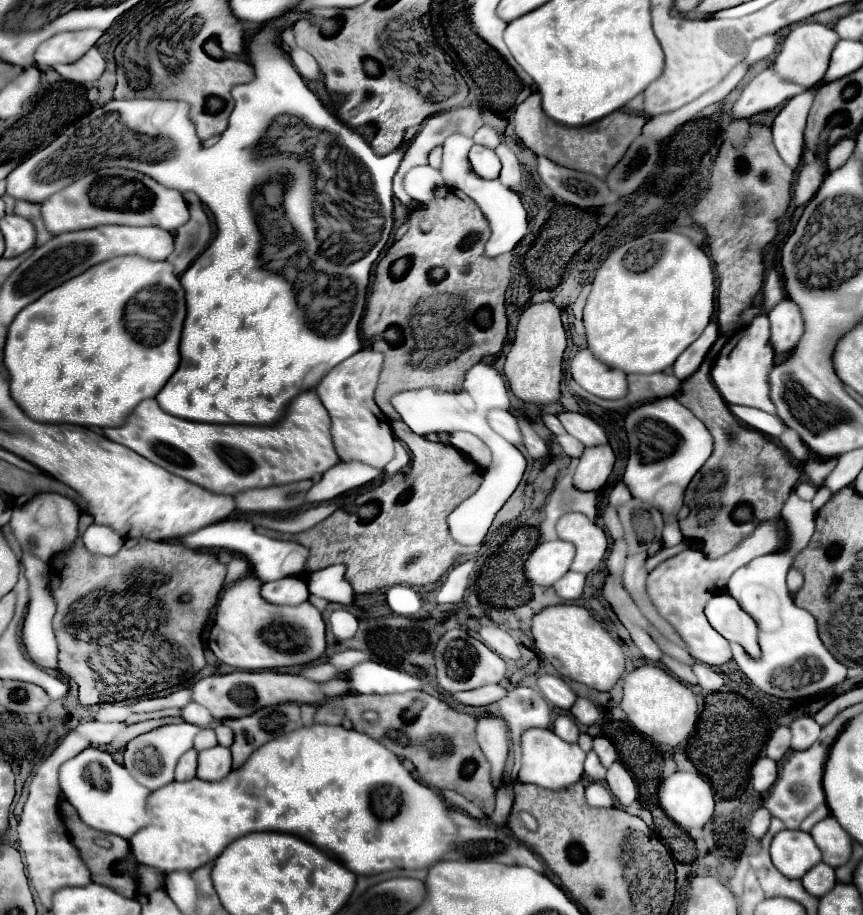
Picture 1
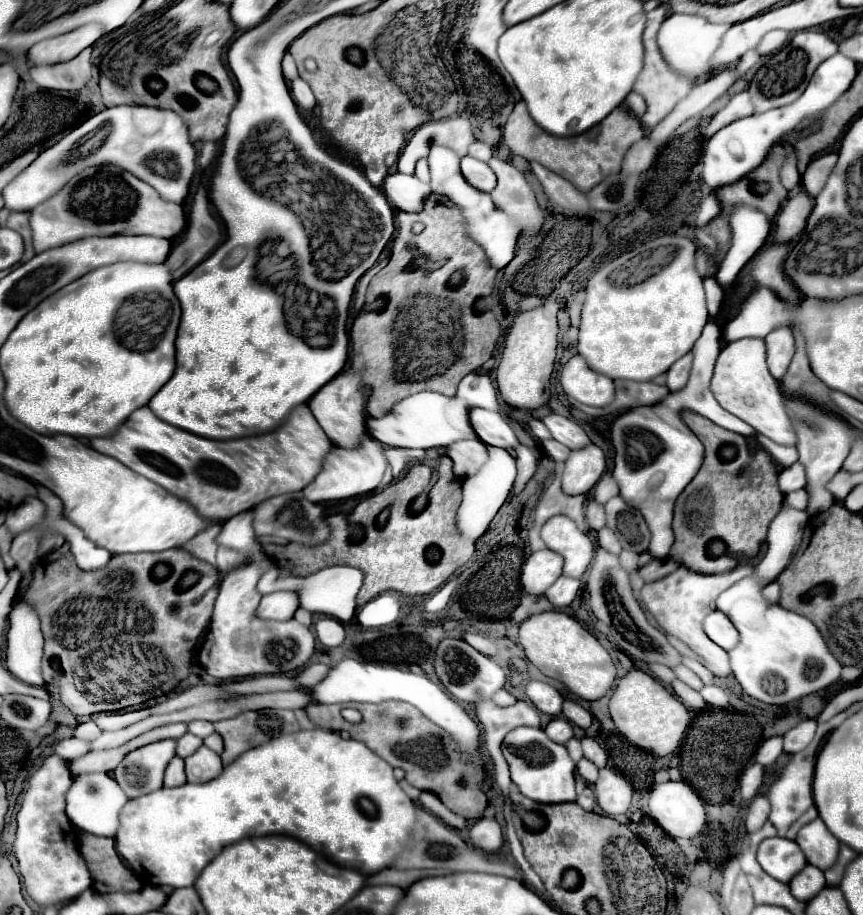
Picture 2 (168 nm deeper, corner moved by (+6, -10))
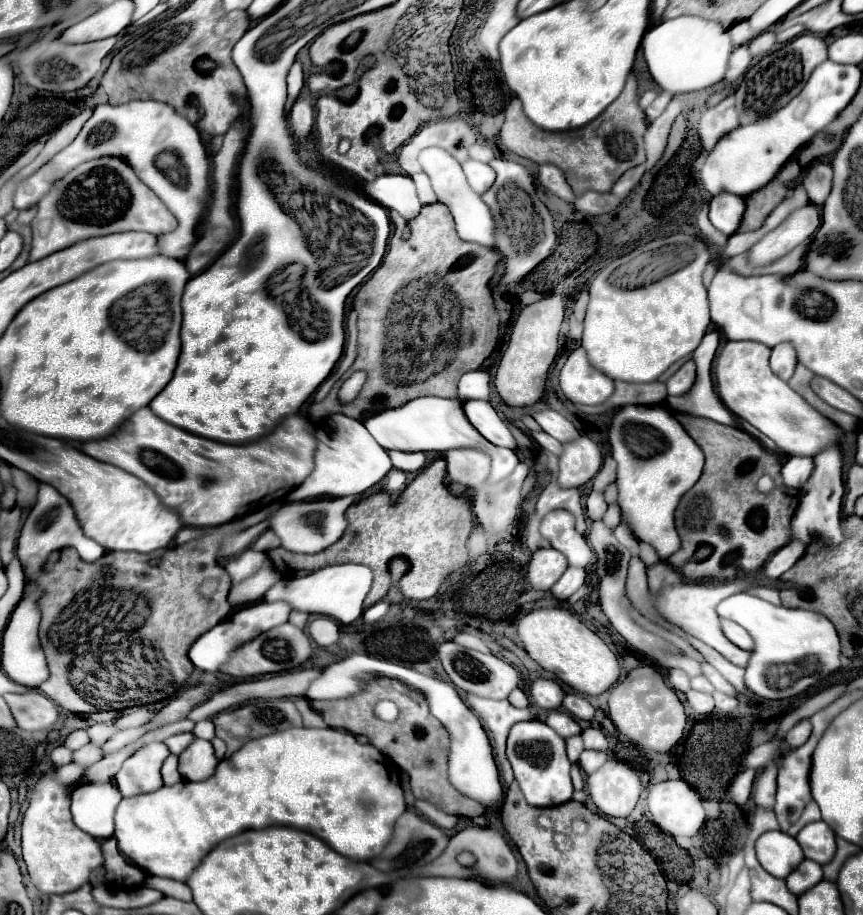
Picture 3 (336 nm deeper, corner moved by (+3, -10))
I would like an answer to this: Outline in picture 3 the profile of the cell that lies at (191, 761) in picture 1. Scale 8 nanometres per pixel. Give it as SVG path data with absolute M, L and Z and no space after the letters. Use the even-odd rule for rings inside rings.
M171 754L171 756L165 760L163 770L161 770L165 786L173 786L173 784L181 782L181 774L179 774L179 770L177 770L177 764L179 764L179 760L177 760L175 754Z

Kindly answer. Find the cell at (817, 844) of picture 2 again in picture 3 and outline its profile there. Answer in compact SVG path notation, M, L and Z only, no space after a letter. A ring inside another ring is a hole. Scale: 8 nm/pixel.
M811 822L807 824L799 834L797 842L805 852L805 858L815 860L817 864L827 864L833 860L837 844L835 844L835 834L833 830L823 822Z

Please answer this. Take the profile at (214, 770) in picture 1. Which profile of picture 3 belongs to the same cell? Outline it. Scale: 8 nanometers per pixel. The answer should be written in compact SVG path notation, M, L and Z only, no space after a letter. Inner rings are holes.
M195 738L193 744L187 750L183 750L183 754L179 756L181 776L191 782L199 782L213 776L217 764L219 760L215 758L211 742L199 738Z

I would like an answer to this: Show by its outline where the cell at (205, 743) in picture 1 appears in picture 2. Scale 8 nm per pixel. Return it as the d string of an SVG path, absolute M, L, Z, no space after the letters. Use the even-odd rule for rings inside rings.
M186 732L182 738L176 740L176 756L186 758L186 756L194 754L194 750L198 750L198 746L202 746L202 738Z

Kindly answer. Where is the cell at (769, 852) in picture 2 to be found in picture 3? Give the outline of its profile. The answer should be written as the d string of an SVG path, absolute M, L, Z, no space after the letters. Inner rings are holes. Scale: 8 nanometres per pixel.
M781 830L765 832L757 840L755 848L761 866L775 878L787 878L805 860L803 850L797 846L795 838Z

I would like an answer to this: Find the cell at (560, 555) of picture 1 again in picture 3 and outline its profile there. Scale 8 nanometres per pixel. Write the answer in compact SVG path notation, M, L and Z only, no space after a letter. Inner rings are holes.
M555 548L537 550L527 566L527 580L535 590L549 590L553 582L567 570L567 558Z

